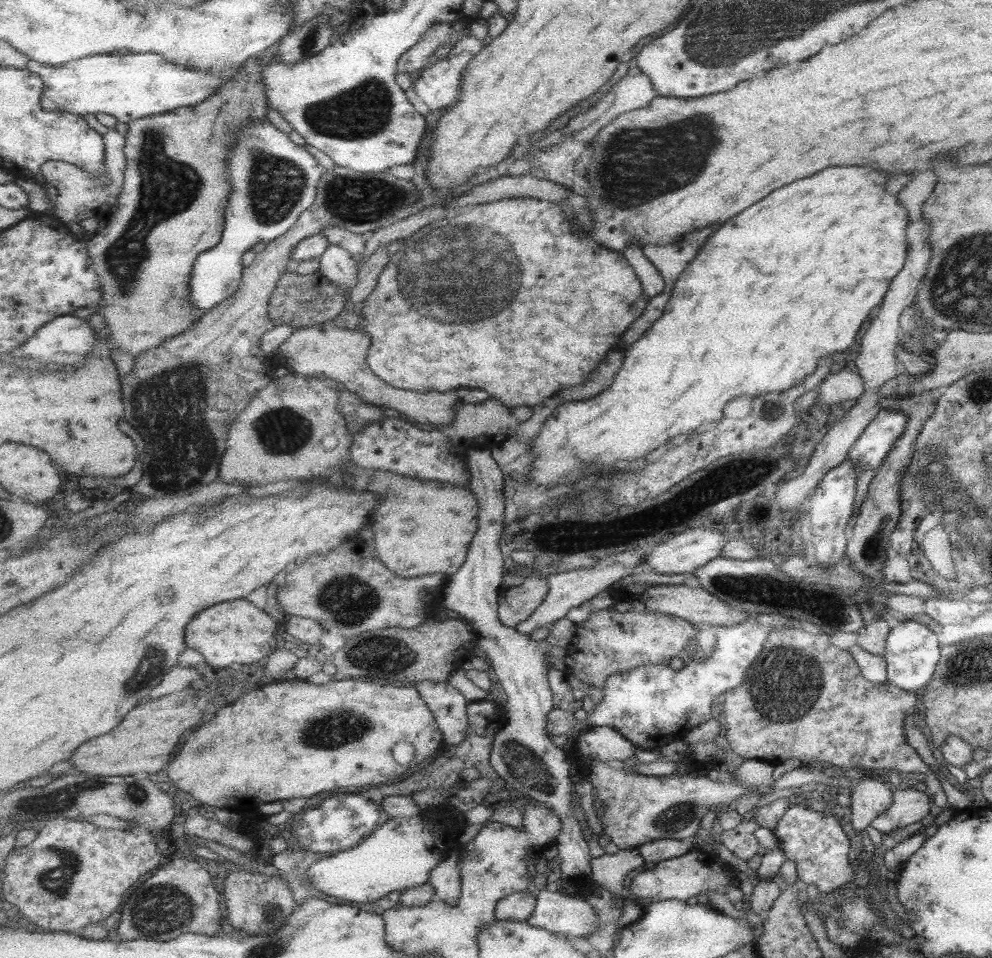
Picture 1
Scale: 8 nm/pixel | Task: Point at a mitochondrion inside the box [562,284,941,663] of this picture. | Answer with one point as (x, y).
(746, 590)

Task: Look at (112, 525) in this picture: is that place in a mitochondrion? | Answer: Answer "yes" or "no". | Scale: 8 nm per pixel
yes

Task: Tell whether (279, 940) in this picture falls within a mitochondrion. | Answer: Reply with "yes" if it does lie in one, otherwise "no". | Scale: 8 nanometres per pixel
yes

